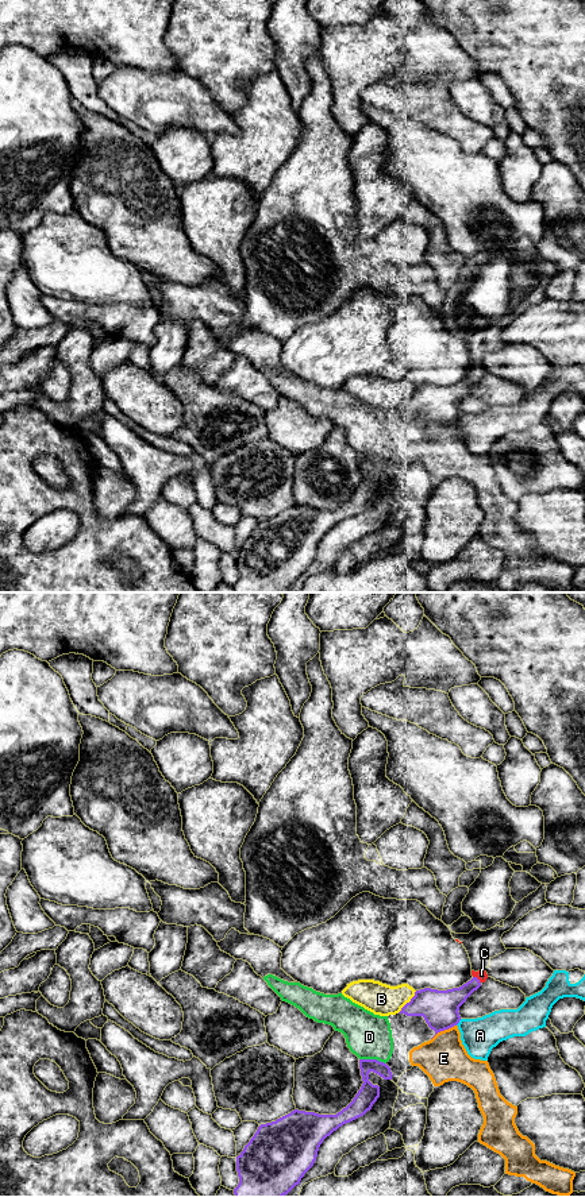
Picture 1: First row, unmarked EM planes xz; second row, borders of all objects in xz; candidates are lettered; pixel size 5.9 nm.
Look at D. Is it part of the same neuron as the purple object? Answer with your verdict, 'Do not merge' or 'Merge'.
Do not merge

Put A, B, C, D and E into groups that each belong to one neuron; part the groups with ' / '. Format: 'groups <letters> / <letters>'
groups A / B / C / D E

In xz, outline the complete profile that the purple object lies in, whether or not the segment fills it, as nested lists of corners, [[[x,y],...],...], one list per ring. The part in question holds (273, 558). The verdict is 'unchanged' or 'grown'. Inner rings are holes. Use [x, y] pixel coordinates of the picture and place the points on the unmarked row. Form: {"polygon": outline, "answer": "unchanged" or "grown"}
{"polygon": [[[359,455],[362,482],[353,497],[336,510],[319,510],[295,505],[276,517],[261,520],[236,552],[239,579],[234,584],[235,592],[284,592],[300,579],[304,569],[313,561],[323,536],[346,518],[350,518],[367,506],[380,493],[380,482],[369,476],[373,467],[384,475],[392,475],[390,463],[377,455]]], "answer": "unchanged"}

